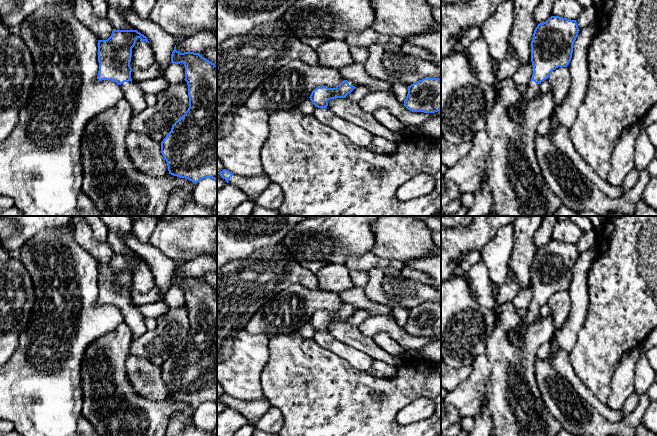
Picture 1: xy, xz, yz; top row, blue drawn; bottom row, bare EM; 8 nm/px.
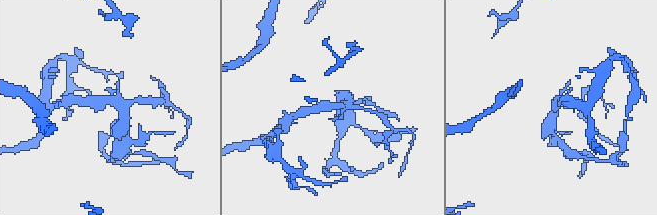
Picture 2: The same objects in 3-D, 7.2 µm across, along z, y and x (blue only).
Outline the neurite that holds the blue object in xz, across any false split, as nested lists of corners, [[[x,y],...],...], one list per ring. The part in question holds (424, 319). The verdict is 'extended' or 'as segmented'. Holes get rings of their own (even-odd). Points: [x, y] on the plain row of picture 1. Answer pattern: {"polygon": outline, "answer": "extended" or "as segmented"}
{"polygon": [[[425,301],[408,310],[408,318],[403,329],[412,336],[440,335],[441,303]]], "answer": "as segmented"}

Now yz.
{"polygon": [[[551,240],[537,249],[531,265],[532,302],[519,329],[511,330],[508,335],[513,344],[522,343],[526,325],[543,320],[540,308],[548,303],[553,294],[569,289],[579,255],[576,244],[559,240]]], "answer": "extended"}

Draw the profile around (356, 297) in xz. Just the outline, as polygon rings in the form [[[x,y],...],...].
[[[353,287],[336,293],[343,304],[351,305],[356,309],[365,309],[372,316],[388,316],[389,318],[393,318],[391,308],[370,300],[363,288]]]

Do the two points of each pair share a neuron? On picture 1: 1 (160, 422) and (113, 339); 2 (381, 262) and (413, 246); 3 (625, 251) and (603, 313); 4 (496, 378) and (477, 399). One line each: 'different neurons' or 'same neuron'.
1: same neuron
2: different neurons
3: same neuron
4: different neurons

